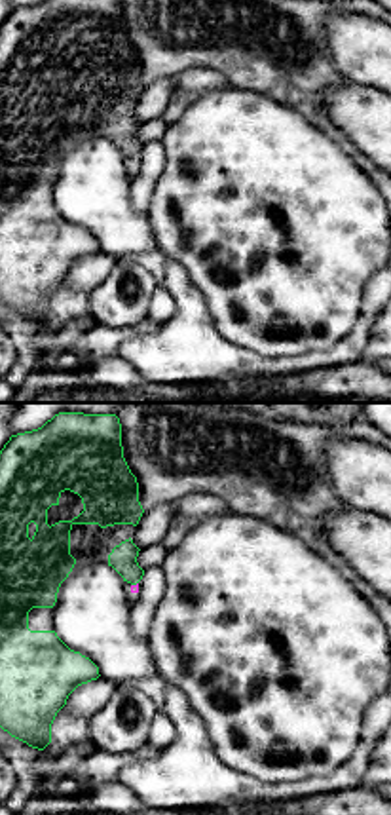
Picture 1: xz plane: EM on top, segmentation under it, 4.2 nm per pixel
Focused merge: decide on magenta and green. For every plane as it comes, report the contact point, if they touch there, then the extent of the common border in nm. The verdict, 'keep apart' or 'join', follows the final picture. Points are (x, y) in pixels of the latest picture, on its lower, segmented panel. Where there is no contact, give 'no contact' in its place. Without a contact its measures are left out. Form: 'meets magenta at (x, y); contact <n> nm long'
meets magenta at (133, 586); contact 40 nm long

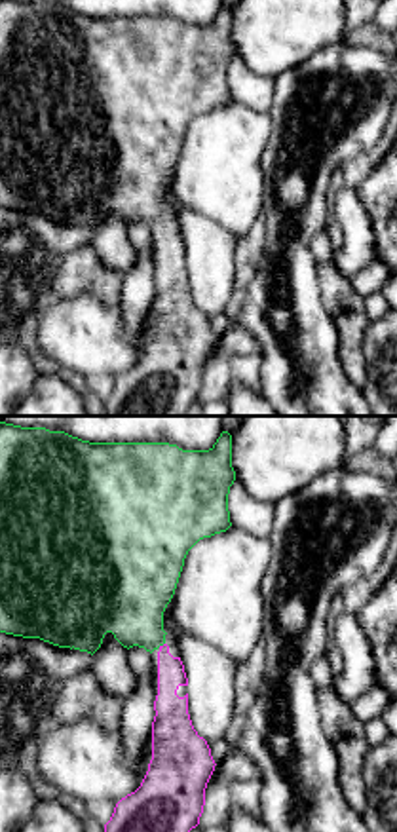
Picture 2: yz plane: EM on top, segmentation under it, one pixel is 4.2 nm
meets magenta at (160, 646); contact 40 nm long

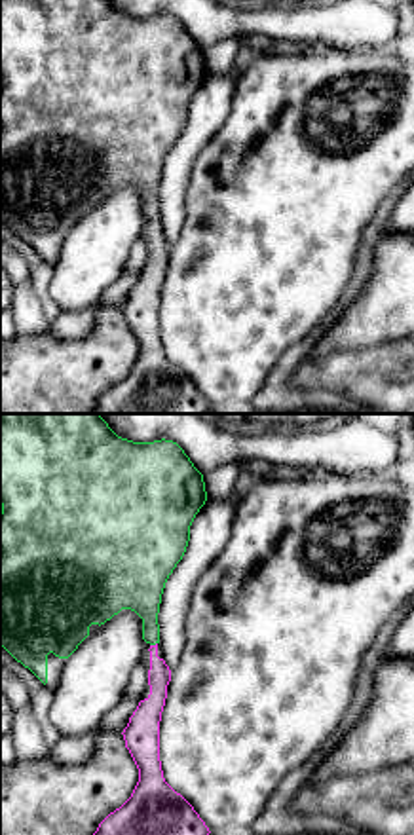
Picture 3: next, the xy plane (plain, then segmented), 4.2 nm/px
meets magenta at (152, 646); contact 40 nm long

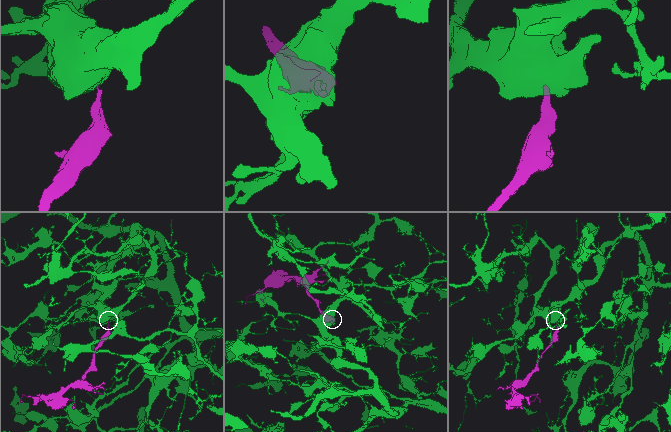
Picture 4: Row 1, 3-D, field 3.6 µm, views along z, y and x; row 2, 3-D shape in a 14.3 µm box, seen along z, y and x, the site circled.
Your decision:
join

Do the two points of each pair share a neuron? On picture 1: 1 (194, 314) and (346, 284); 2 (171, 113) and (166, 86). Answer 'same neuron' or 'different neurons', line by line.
1: different neurons
2: different neurons

